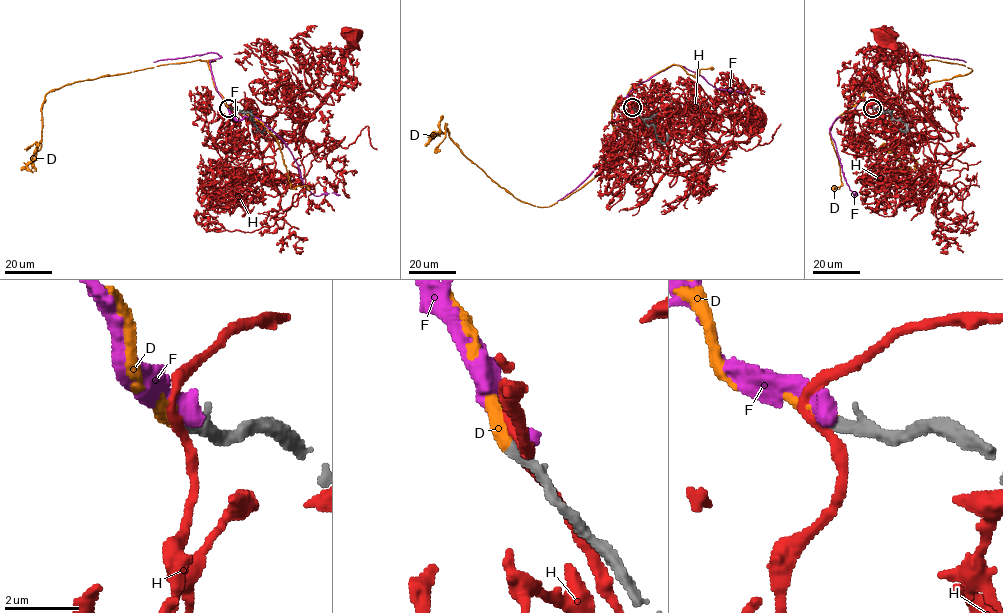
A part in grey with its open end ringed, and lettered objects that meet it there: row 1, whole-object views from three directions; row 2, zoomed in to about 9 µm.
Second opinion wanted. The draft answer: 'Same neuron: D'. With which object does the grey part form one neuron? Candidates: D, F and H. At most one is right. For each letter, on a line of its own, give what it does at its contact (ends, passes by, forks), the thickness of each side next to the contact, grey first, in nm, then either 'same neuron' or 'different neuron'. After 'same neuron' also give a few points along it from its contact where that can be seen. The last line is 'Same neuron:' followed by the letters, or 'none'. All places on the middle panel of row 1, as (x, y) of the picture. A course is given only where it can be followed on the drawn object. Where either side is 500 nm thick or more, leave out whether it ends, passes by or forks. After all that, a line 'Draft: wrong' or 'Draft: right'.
D: it ends; calibres 240 and 360 nm; same neuron; course (633, 107), (628, 98), (615, 103), (603, 169), (548, 206), (497, 184), (446, 124), (425, 146)
F: calibres 240 and 550 nm; different neuron
H: it passes by; calibres 240 and 240 nm; different neuron
Same neuron: D
Draft: right

